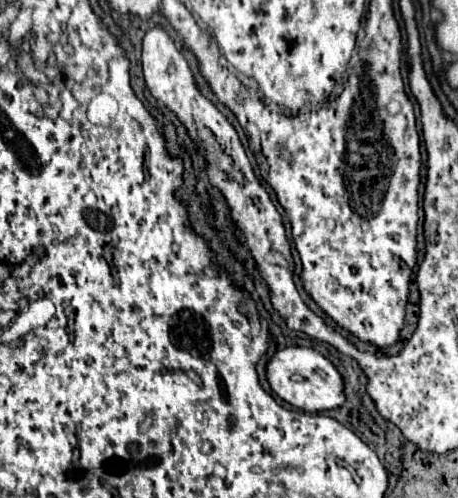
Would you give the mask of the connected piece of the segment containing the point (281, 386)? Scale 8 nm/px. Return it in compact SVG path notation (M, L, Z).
M287 347L277 351L267 365L267 381L283 401L291 403L301 411L329 411L345 403L343 377L335 369L335 365L313 347Z

